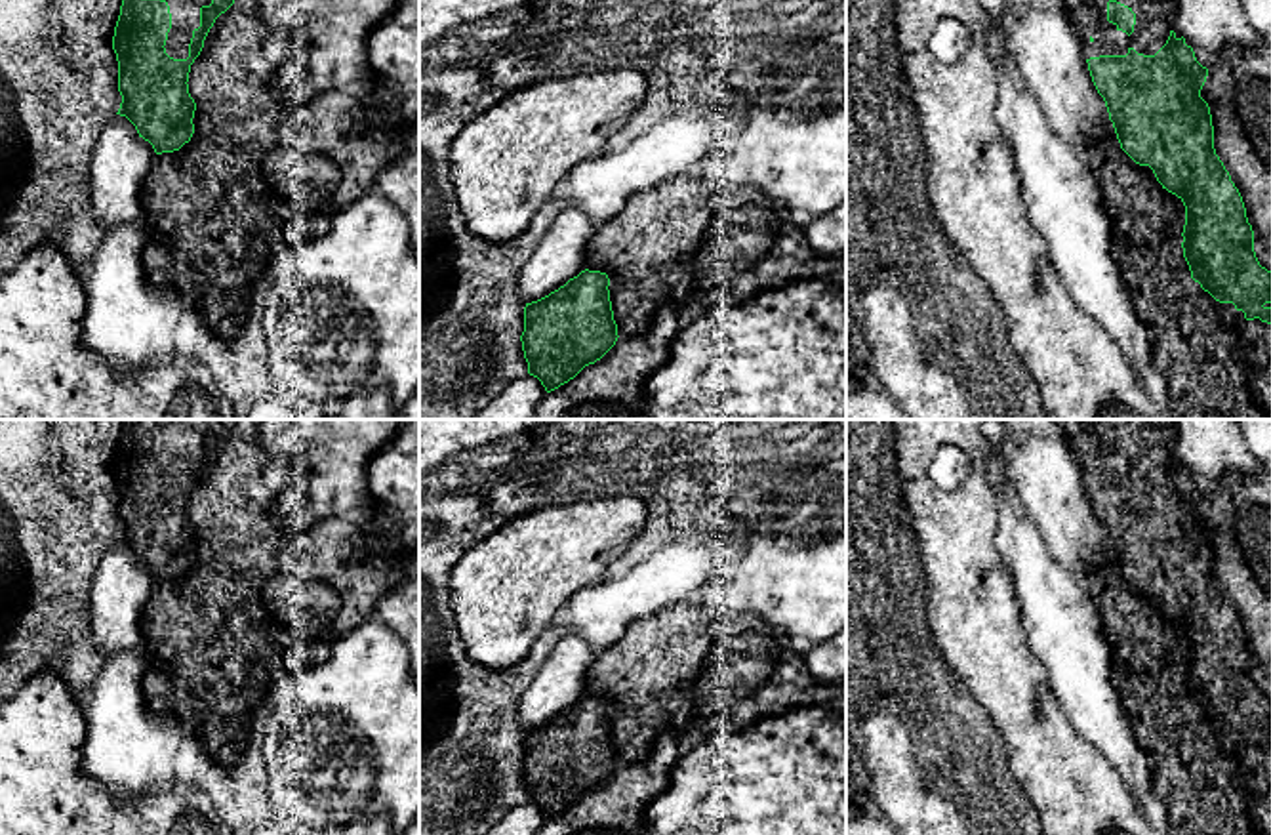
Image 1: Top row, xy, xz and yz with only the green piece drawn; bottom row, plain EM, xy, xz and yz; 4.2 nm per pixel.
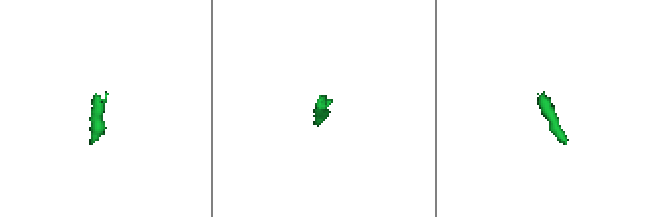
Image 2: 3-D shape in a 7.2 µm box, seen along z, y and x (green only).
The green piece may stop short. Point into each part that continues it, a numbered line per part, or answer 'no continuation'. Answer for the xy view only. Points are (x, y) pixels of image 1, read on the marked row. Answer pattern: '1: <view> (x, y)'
1: xy (185, 14)

